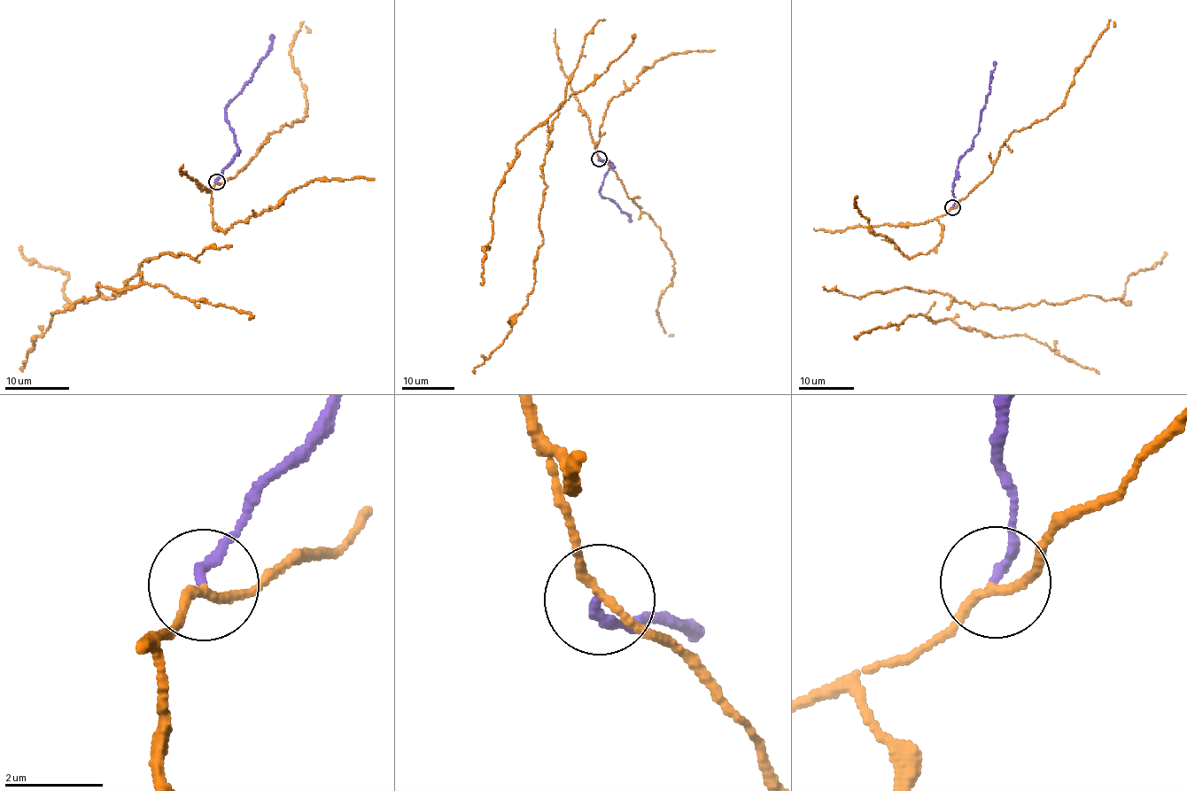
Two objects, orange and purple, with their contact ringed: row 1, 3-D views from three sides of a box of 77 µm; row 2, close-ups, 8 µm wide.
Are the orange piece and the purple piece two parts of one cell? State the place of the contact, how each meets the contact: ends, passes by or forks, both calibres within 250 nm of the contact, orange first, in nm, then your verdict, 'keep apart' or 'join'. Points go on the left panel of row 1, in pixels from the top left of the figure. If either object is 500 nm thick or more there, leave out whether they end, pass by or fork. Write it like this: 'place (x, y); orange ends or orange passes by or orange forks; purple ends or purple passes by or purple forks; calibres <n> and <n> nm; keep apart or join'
place (216, 182); orange passes by; purple ends; calibres 160 and 190 nm; keep apart

